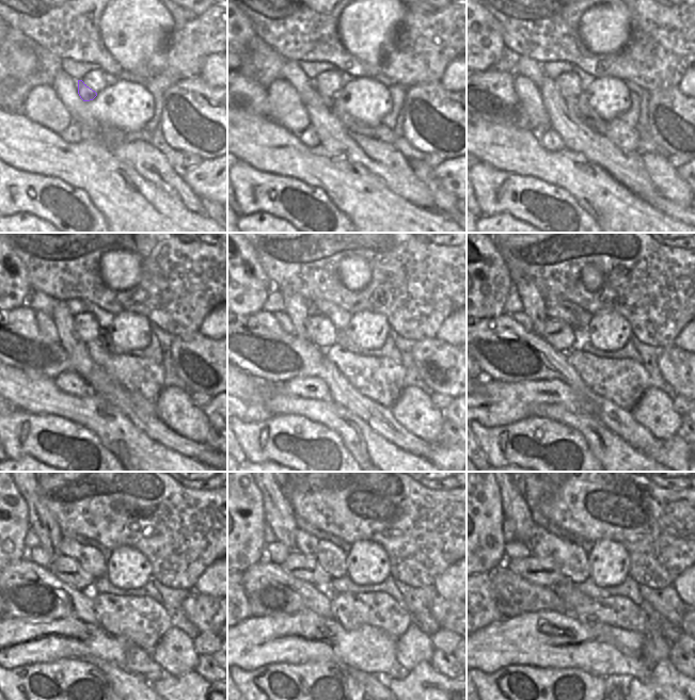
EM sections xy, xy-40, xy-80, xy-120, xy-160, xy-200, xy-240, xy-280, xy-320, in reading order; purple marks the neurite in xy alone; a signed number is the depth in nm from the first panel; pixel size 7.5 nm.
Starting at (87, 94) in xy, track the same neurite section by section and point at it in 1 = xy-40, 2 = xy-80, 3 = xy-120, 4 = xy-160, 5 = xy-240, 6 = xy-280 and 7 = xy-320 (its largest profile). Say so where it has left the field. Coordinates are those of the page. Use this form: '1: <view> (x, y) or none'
1: xy-40 (329, 101)
2: xy-80 (571, 102)
3: xy-120 (139, 375)
4: xy-160 (381, 380)
5: xy-240 (142, 621)
6: xy-280 (378, 609)
7: xy-320 (619, 611)

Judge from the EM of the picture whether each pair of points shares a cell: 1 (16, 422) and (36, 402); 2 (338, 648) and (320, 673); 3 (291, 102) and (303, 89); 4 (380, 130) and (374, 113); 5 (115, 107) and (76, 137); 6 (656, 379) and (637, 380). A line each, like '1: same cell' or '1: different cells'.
1: different cells
2: different cells
3: different cells
4: different cells
5: different cells
6: different cells

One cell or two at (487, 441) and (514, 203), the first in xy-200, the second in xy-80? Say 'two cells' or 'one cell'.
one cell

